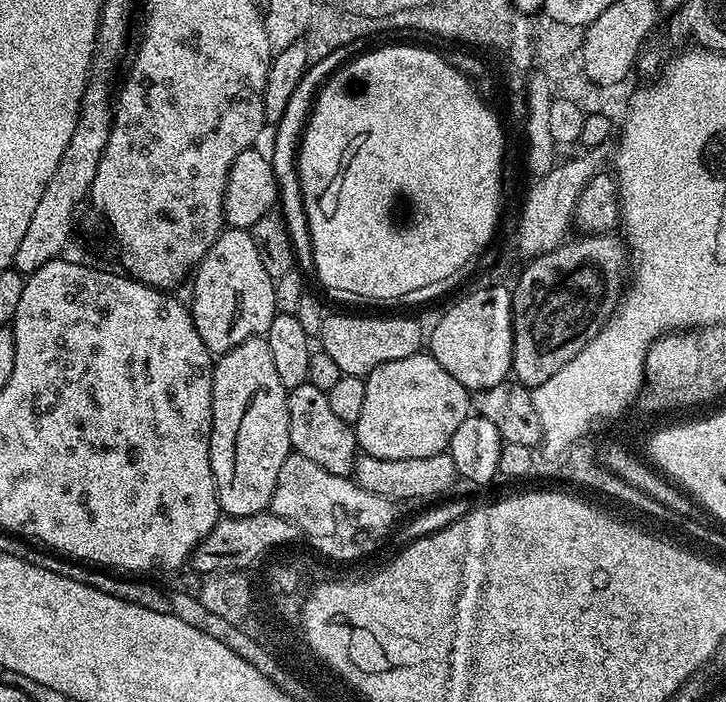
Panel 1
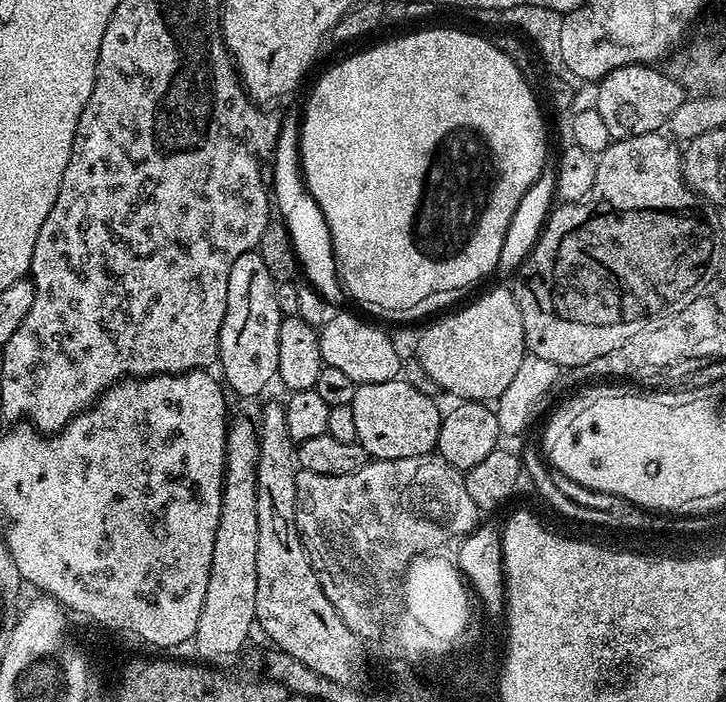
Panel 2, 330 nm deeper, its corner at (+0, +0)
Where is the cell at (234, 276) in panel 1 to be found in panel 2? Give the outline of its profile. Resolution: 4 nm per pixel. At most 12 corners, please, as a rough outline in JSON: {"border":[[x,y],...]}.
{"border":[[230,266],[218,368],[240,396],[277,379],[276,285]]}

